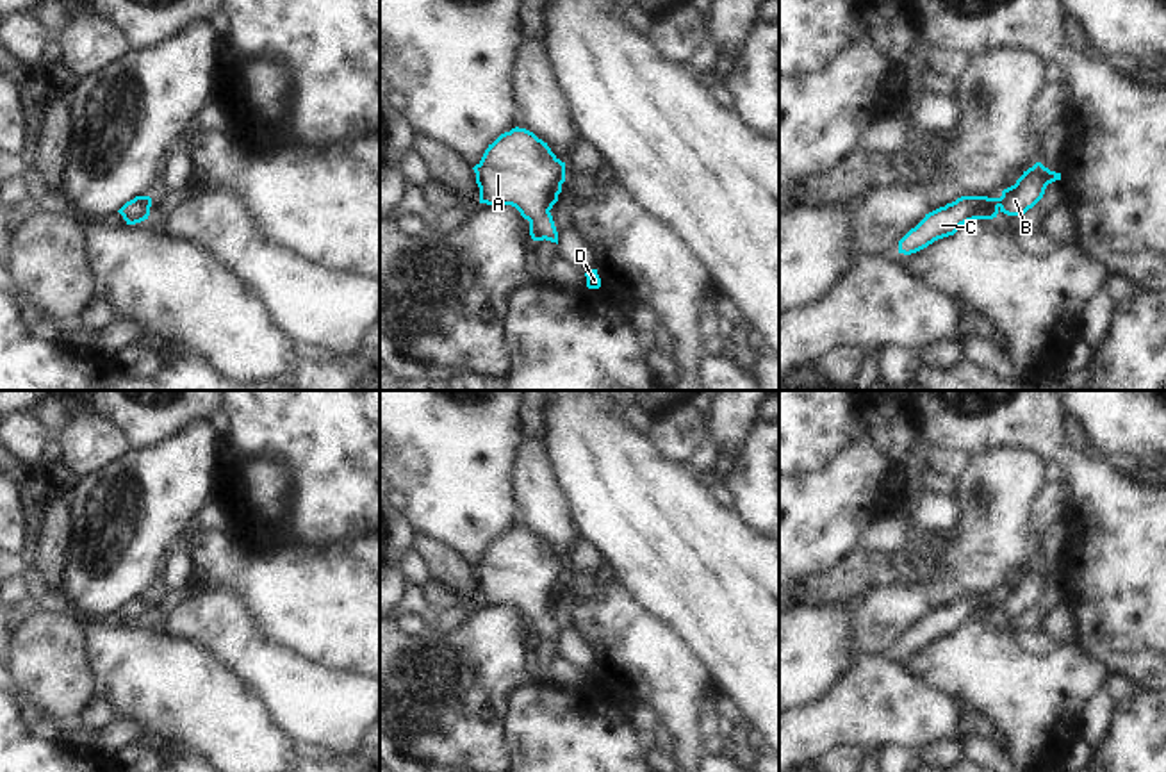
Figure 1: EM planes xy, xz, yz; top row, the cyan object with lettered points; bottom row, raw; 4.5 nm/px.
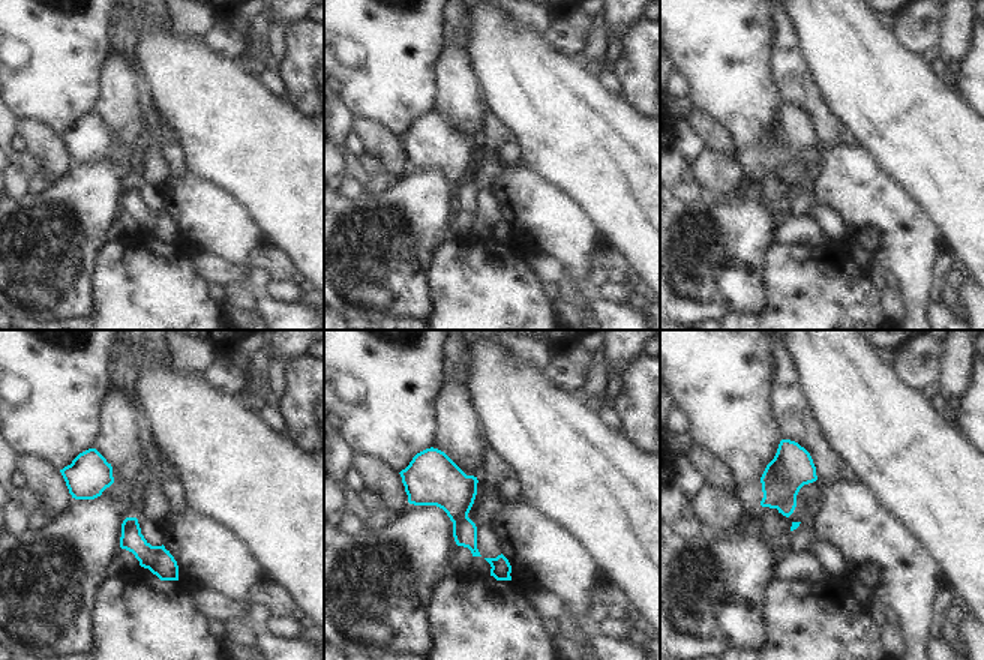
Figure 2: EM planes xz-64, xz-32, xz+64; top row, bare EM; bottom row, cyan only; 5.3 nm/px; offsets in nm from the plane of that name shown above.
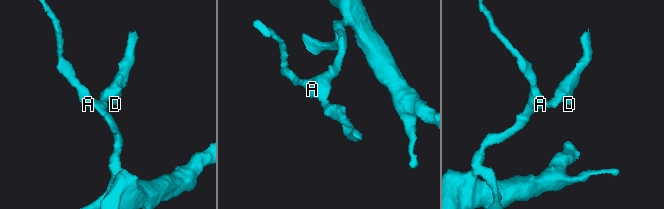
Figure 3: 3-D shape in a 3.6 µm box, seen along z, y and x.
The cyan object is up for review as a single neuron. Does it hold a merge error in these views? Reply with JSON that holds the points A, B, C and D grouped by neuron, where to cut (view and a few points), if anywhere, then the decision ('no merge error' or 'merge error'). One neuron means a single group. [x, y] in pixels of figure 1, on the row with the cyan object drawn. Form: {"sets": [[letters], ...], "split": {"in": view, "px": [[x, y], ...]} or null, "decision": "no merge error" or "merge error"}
{"sets": [["A", "B", "C", "D"]], "split": null, "decision": "no merge error"}

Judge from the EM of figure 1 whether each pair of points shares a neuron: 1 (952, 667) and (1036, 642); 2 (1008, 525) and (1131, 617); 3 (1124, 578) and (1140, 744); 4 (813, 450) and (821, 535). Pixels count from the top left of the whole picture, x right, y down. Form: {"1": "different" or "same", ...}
{"1": "different", "2": "different", "3": "different", "4": "different"}

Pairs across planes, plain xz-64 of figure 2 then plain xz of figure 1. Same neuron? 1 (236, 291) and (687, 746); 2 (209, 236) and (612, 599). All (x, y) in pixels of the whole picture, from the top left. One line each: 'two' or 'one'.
1: two
2: one

